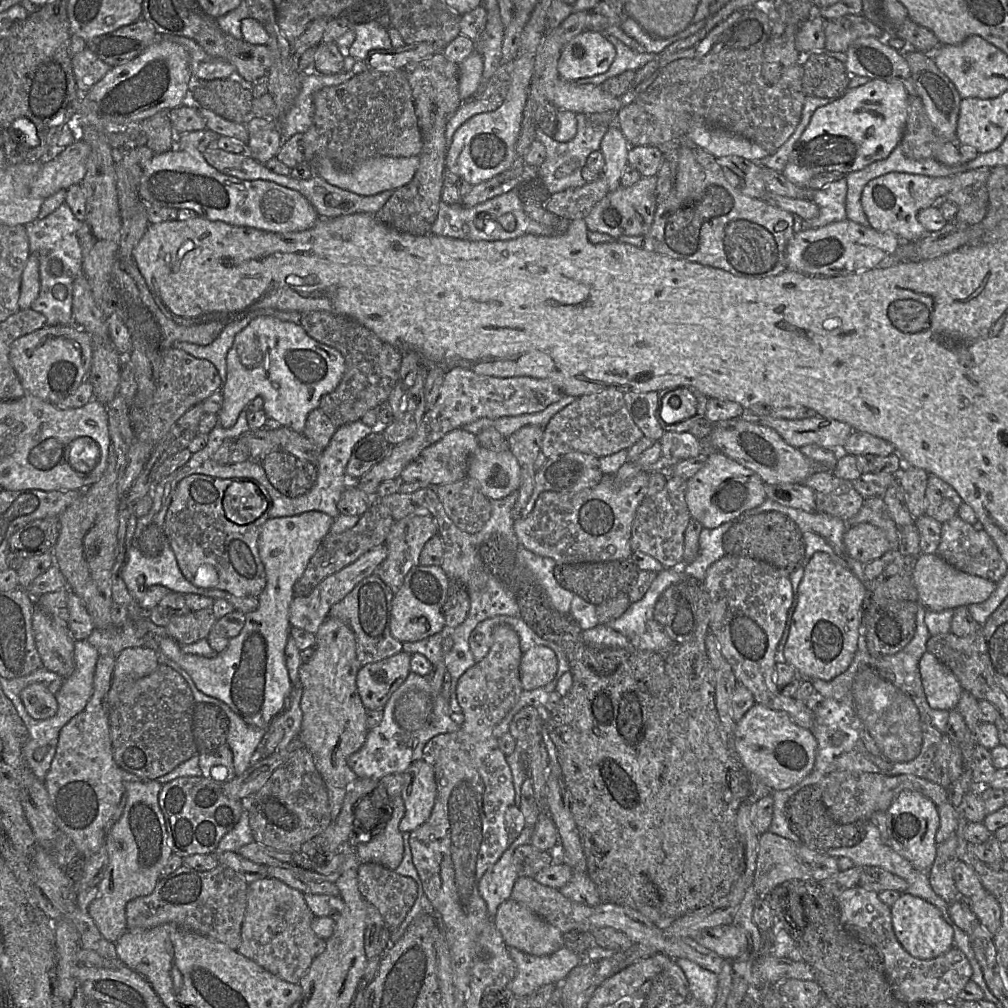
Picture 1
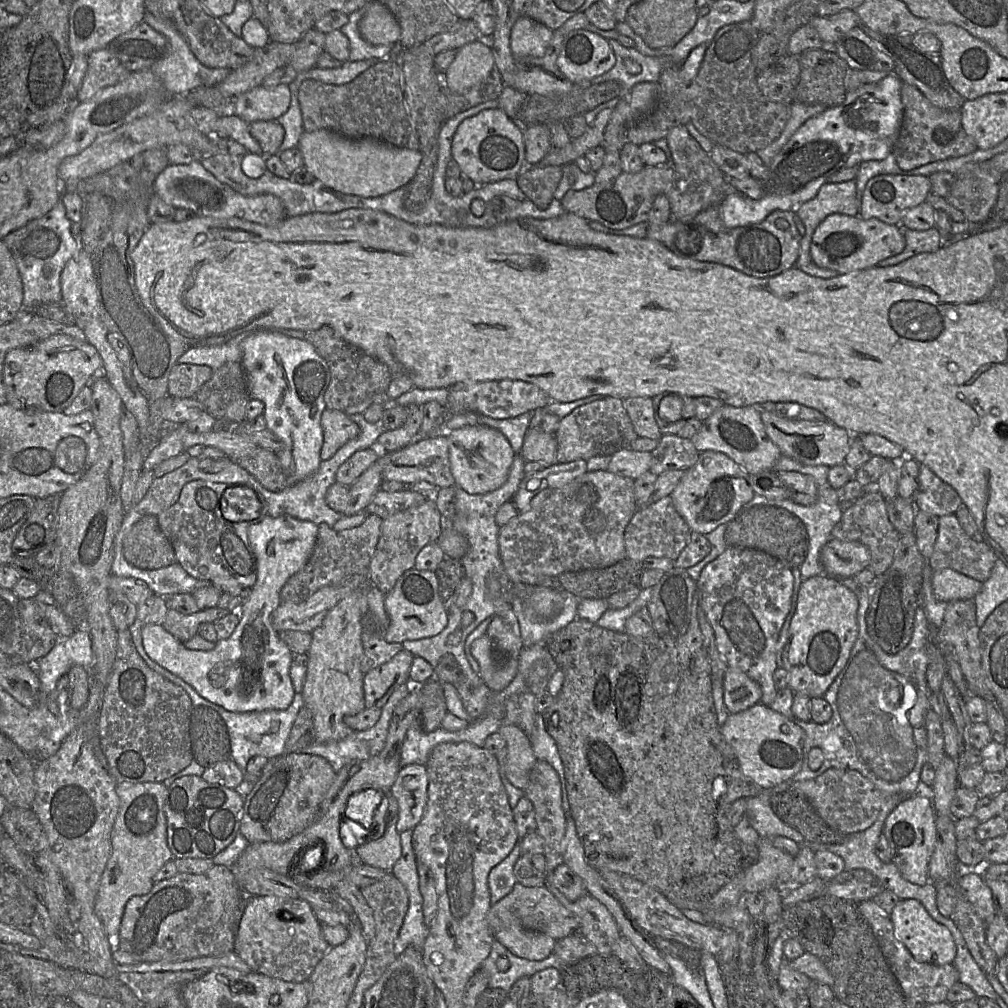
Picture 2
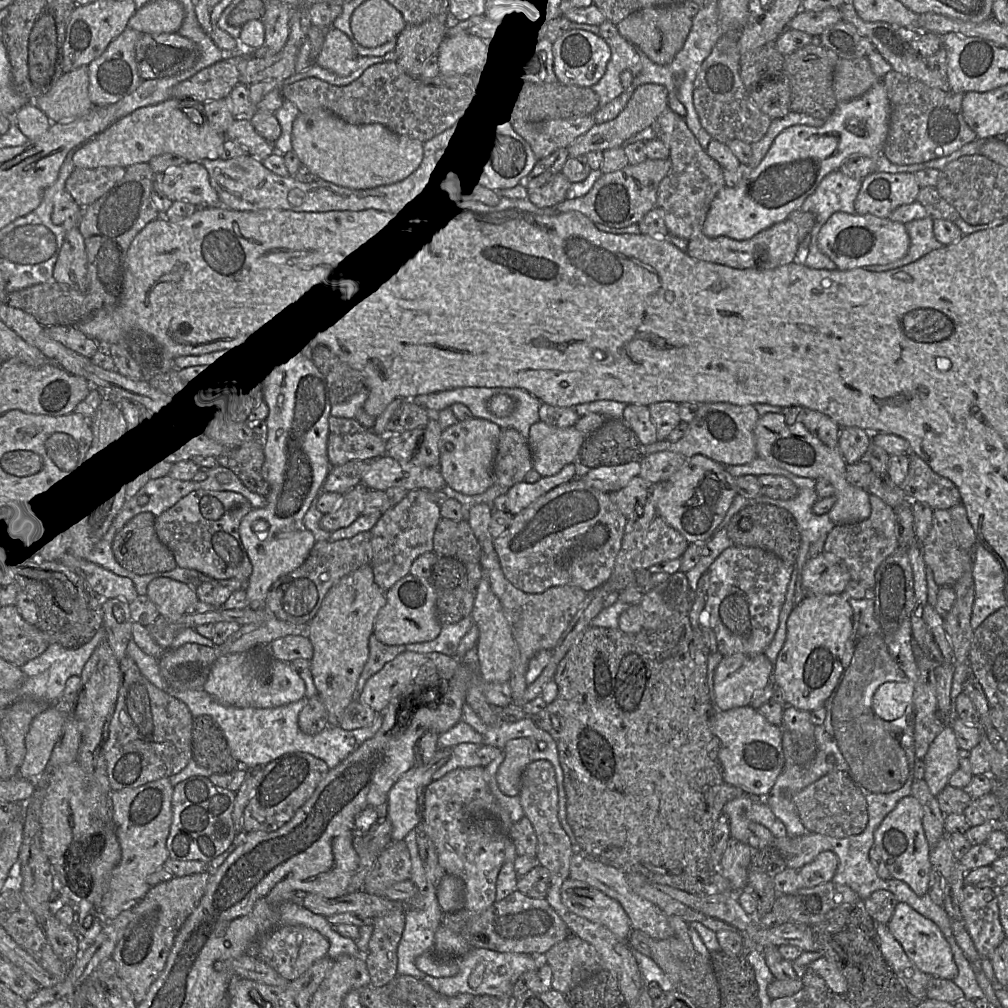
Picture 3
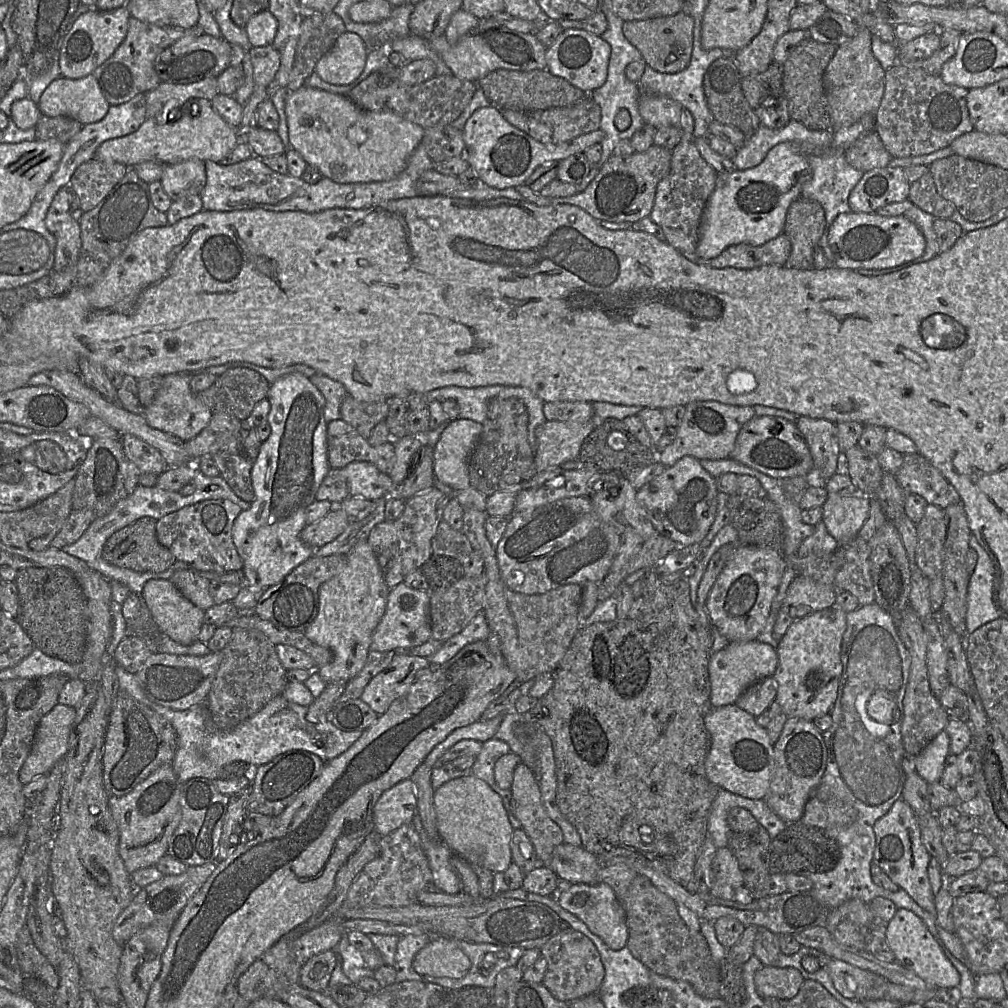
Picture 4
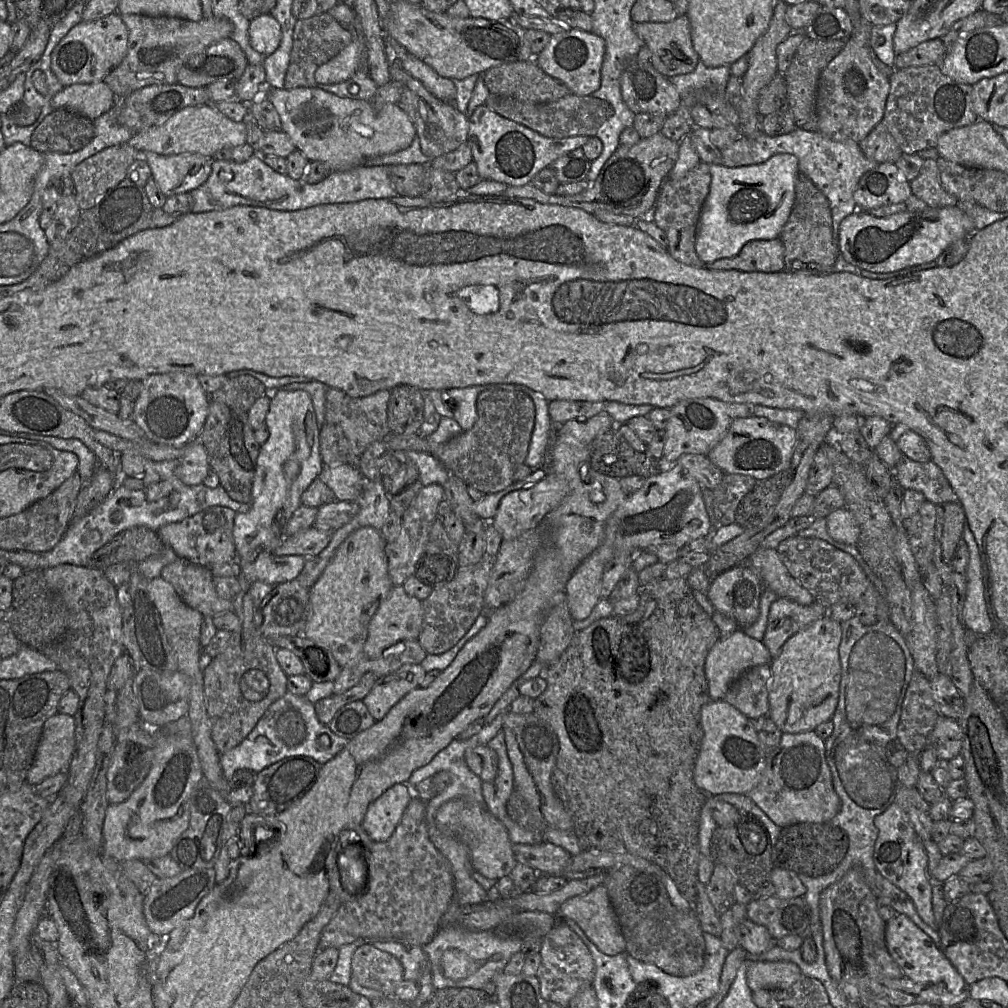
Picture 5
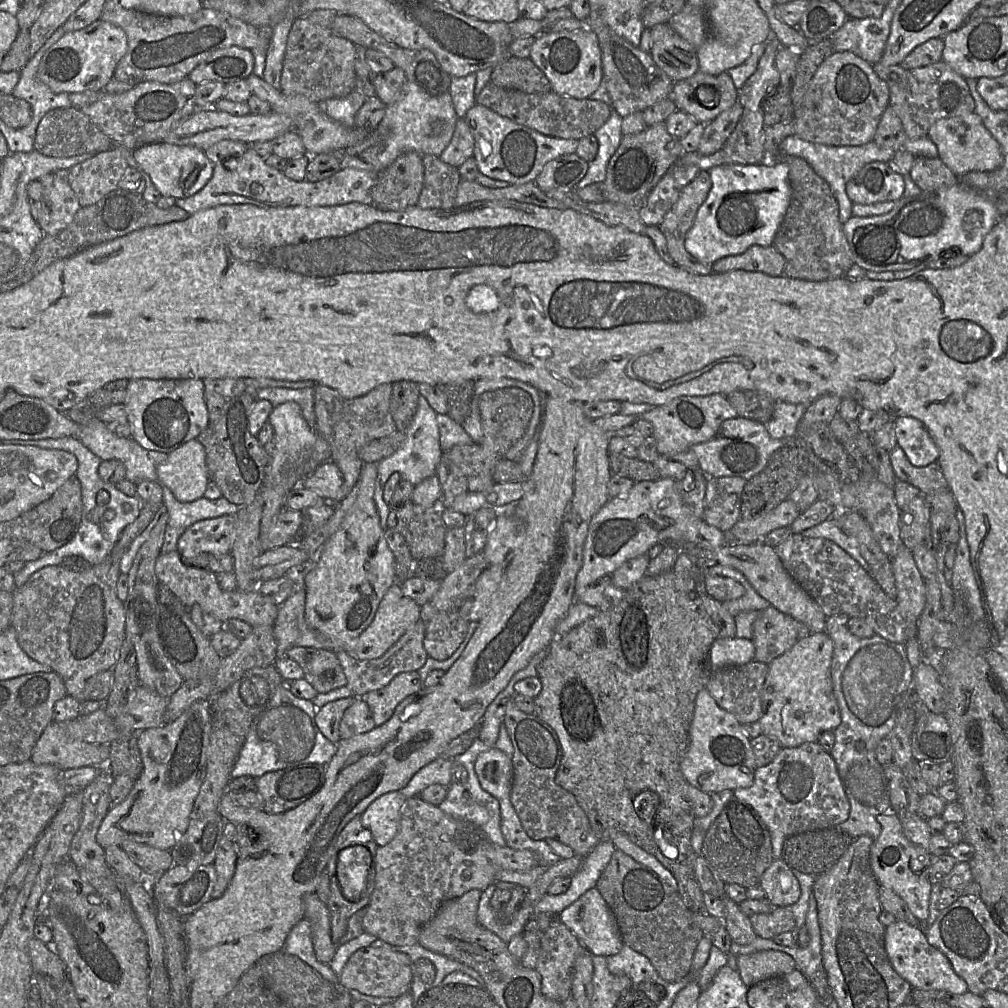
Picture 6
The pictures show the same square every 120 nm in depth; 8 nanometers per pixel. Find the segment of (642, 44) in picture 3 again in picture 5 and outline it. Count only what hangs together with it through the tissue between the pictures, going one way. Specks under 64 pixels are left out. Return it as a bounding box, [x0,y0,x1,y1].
[633,15,699,78]

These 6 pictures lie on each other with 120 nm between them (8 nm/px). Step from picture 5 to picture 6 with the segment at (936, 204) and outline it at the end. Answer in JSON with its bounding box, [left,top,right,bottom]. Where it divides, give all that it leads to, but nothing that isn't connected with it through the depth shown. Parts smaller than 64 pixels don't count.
[909,157,958,193]

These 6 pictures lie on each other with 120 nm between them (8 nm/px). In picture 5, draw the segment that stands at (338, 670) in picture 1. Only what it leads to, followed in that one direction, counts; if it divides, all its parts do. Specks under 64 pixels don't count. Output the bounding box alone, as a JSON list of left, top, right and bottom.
[304,526,394,667]

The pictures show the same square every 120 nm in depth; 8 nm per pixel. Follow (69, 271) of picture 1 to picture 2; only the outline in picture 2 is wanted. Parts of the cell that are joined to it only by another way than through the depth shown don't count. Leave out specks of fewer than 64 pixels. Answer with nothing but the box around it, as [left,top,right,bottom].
[2,179,79,311]

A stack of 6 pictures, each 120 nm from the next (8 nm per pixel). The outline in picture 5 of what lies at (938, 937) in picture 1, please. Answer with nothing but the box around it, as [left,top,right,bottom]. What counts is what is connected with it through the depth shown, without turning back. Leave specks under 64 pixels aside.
[886,913,966,994]

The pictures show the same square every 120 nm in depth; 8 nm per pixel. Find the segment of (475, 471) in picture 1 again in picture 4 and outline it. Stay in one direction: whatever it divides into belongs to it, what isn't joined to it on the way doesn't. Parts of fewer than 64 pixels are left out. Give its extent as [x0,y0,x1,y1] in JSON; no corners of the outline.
[433,419,482,491]

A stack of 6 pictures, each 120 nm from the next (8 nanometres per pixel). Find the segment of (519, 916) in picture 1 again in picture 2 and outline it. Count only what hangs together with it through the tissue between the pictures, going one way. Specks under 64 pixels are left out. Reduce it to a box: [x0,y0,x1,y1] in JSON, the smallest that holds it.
[494,927,557,961]

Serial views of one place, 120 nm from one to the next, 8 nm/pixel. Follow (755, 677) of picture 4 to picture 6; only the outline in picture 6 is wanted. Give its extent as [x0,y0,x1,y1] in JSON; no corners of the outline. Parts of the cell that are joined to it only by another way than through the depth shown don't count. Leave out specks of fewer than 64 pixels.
[709,638,755,672]

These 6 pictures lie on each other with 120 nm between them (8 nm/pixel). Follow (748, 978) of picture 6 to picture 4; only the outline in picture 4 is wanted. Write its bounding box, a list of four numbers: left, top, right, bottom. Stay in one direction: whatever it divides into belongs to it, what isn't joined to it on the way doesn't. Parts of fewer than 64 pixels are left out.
[754,965,804,998]

